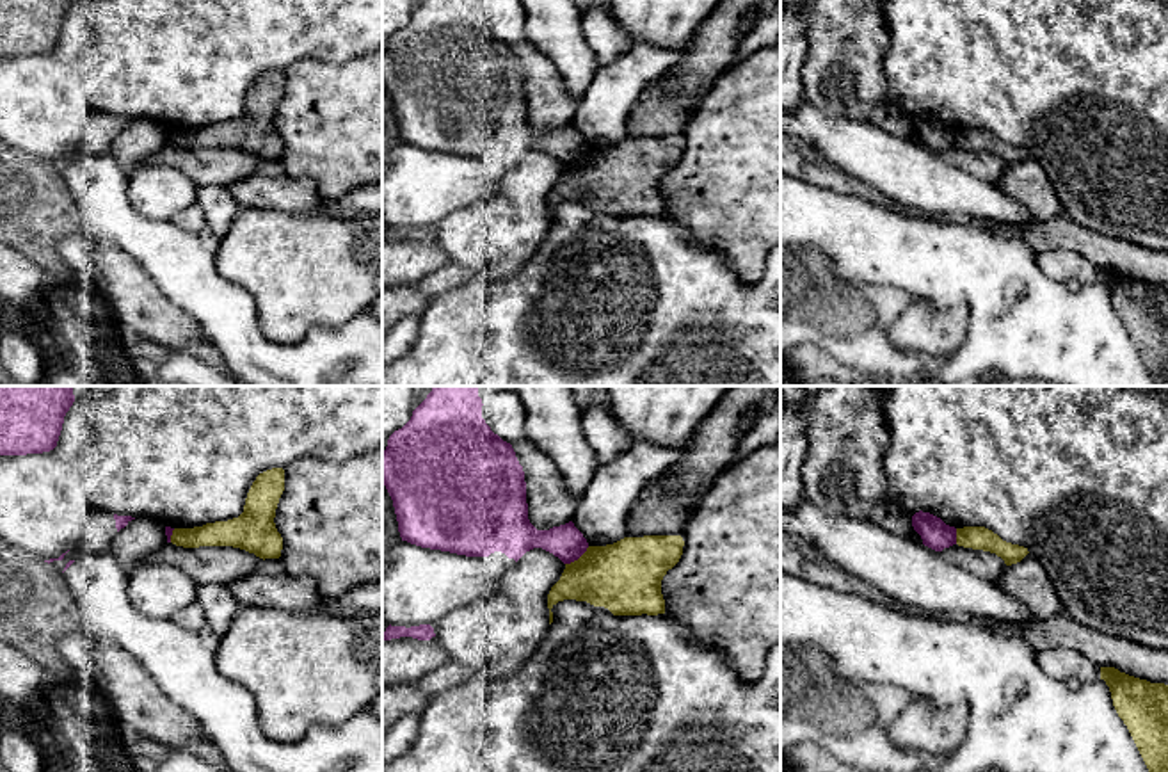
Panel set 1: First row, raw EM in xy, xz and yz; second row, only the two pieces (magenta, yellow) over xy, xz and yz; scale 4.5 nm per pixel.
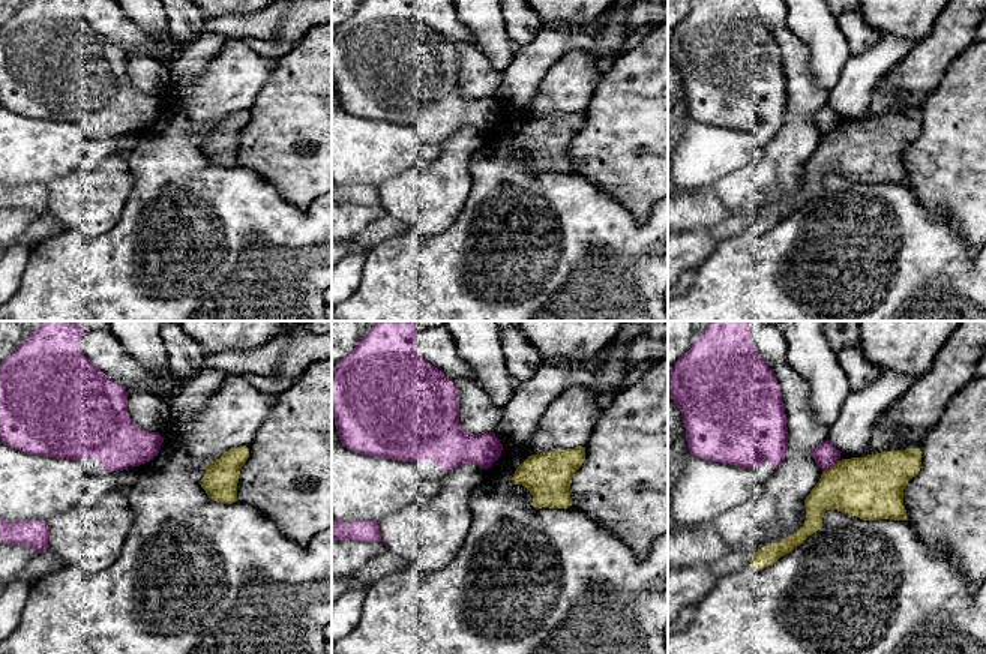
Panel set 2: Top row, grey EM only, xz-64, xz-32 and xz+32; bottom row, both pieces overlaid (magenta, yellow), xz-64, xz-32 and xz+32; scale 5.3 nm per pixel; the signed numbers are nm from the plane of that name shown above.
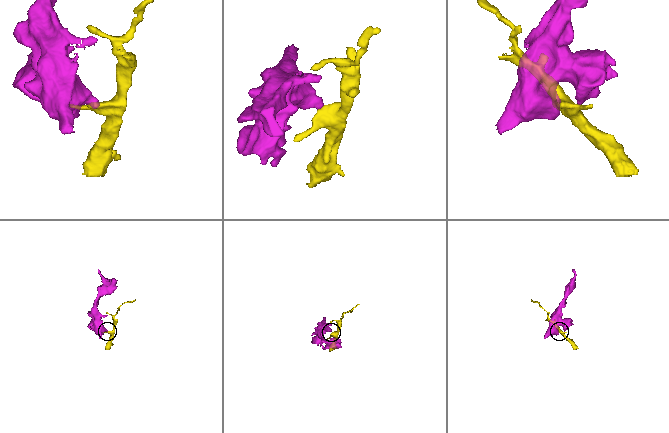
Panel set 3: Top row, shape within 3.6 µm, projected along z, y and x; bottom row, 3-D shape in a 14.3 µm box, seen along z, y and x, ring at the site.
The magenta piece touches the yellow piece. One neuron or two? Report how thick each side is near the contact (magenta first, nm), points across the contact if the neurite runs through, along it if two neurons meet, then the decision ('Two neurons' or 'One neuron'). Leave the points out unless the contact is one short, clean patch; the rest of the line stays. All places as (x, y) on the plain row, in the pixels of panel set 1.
Thickness 160 nm (magenta) against 320 nm. Boundary: xz (589, 148), (566, 166). Two neurons

